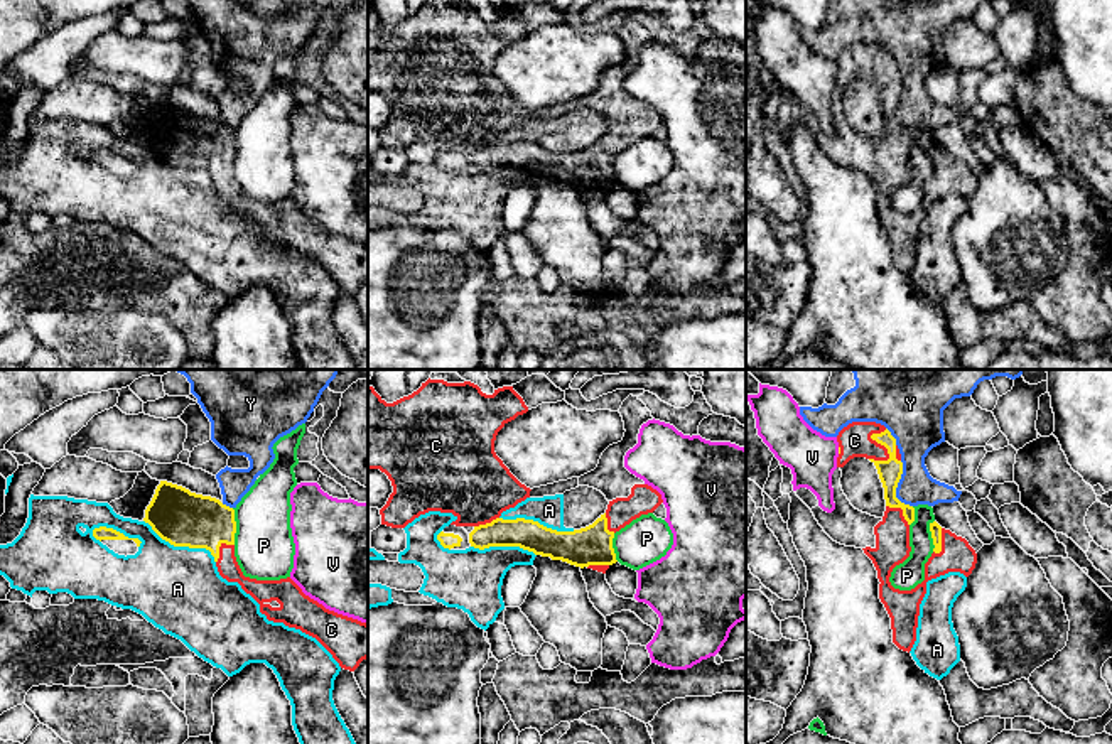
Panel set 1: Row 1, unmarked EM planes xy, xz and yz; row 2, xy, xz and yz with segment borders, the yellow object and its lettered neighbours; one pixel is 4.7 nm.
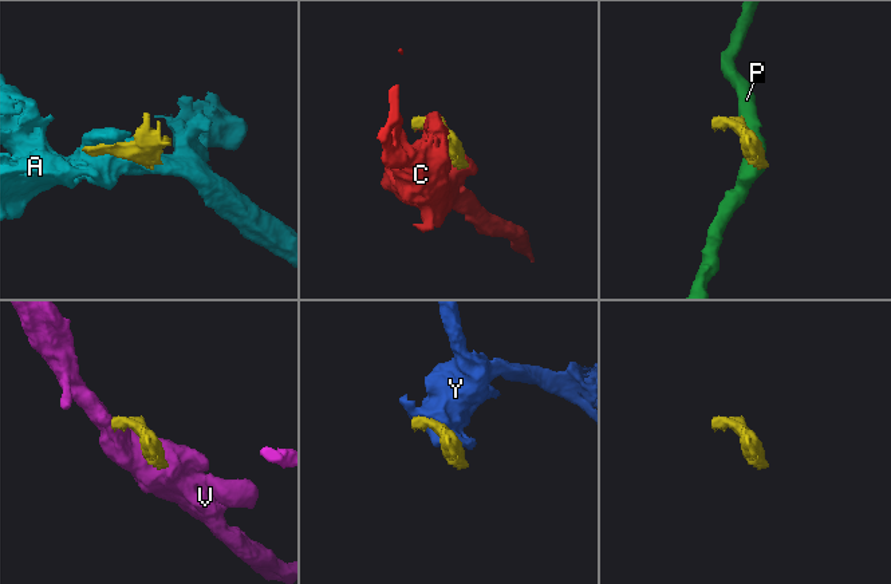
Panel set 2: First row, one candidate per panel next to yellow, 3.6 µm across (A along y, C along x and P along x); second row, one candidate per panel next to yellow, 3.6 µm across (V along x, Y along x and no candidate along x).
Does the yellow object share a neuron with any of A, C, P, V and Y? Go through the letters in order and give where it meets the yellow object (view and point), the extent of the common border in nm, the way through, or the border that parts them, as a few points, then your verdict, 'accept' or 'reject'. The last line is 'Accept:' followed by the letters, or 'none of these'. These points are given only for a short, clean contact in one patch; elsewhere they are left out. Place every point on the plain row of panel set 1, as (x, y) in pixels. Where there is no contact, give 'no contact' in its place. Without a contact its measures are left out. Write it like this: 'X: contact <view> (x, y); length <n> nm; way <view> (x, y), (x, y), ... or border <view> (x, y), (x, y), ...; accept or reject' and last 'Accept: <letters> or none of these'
A: contact xy (183, 167); length 400 nm; reject
C: contact yz (885, 68); length 170 nm; accept
P: contact xy (235, 149); length 180 nm; border xy (232, 130), (235, 166); reject
V: contact yz (839, 73); length 30 nm; border yz (837, 70), (839, 75); reject
Y: contact yz (896, 108); length 240 nm; reject
Accept: C

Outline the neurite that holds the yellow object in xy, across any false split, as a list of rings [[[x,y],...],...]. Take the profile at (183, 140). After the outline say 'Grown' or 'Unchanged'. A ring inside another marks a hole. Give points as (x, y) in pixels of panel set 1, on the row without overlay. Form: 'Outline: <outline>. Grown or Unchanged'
Outline: [[[160,103],[143,143],[174,169],[209,172],[219,197],[238,204],[260,226],[260,235],[268,243],[316,260],[341,290],[354,294],[368,280],[366,245],[326,231],[290,199],[256,202],[243,197],[235,179],[235,132],[219,121]]]. Grown

